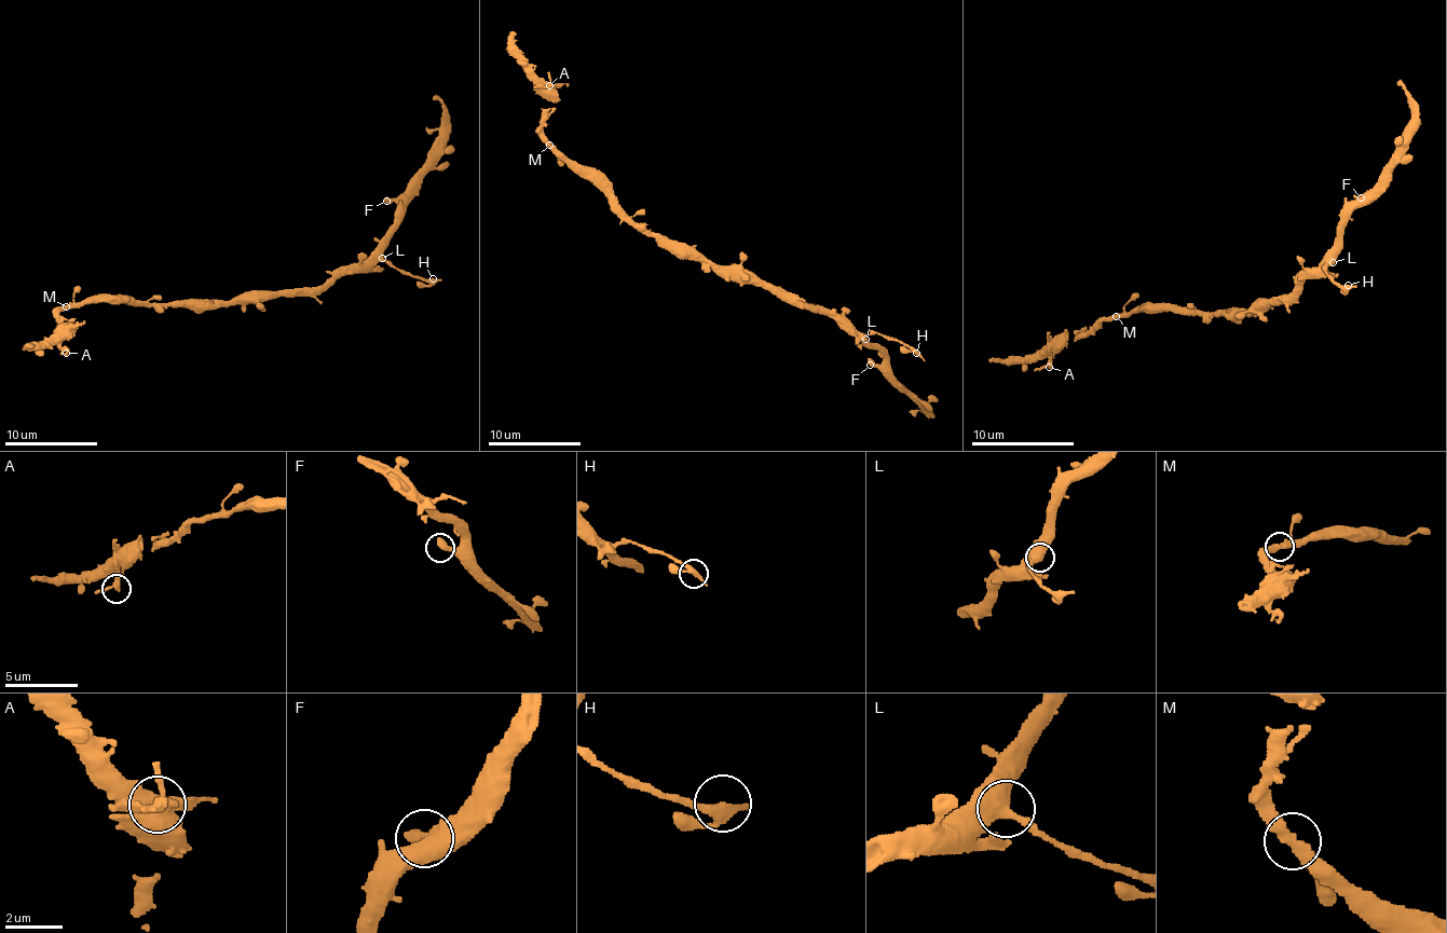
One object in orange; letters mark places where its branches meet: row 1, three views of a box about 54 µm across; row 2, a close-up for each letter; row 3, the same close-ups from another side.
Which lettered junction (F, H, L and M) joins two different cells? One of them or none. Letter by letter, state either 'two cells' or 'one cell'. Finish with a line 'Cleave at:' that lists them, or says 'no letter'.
F: one cell
H: one cell
L: one cell
M: one cell
Cleave at: no letter

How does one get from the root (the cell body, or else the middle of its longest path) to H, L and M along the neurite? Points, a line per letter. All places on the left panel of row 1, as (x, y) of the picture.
H: (243, 299), (315, 292), (344, 274), (366, 272), (380, 260), (386, 260), (414, 276), (433, 278)
L: (243, 299), (315, 292), (344, 274), (368, 272), (382, 258)
M: (243, 299), (169, 304), (79, 302), (66, 306)

